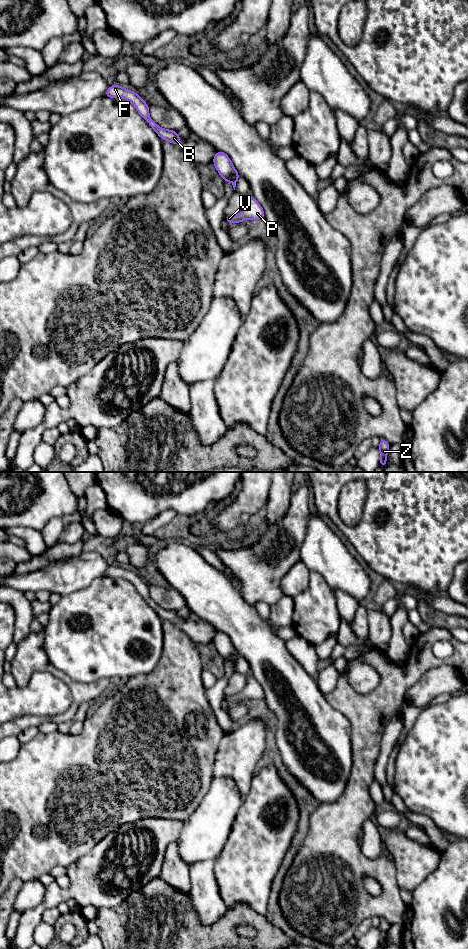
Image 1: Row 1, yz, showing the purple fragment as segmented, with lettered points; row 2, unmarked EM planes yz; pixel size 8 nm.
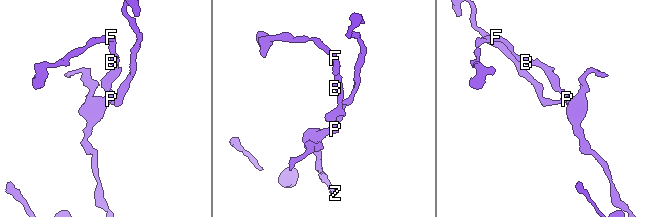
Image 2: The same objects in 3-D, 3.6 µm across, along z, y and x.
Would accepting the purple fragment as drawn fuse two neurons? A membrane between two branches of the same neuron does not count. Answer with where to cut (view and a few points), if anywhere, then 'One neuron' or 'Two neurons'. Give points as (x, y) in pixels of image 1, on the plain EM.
No split. One neuron

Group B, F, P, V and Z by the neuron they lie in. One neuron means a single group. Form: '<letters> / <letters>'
B F P V Z

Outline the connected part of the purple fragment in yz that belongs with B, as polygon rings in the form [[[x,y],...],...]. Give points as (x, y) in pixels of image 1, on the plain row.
[[[114,564],[106,570],[104,577],[122,577],[130,581],[135,586],[139,594],[145,599],[149,606],[159,615],[162,620],[167,620],[175,625],[181,624],[183,618],[180,618],[177,615],[177,611],[163,609],[150,598],[149,585],[144,582],[142,578],[134,571],[124,569],[119,564]]]

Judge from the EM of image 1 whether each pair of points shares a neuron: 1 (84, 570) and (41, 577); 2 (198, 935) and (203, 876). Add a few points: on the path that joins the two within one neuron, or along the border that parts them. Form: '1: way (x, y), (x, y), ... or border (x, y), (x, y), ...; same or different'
1: way (73, 574), (65, 577), (52, 577); same
2: border (190, 897), (203, 923), (213, 924), (222, 916); different

